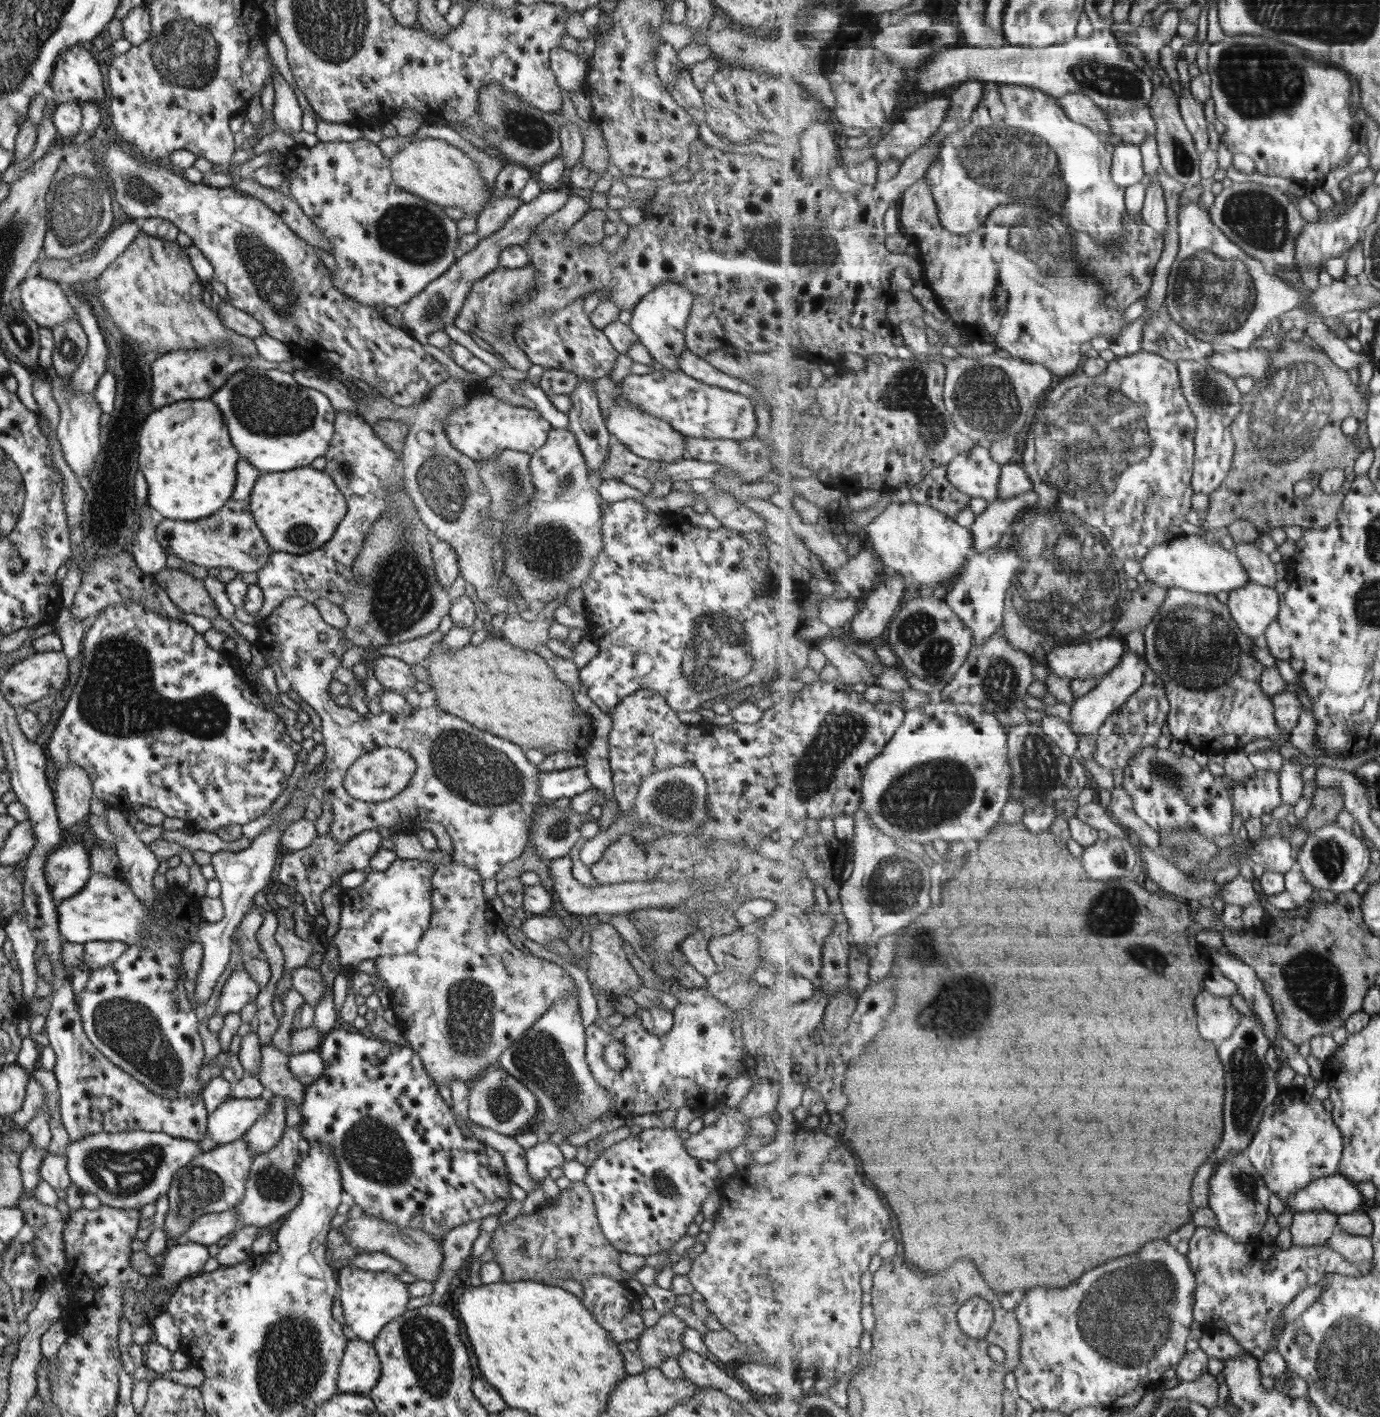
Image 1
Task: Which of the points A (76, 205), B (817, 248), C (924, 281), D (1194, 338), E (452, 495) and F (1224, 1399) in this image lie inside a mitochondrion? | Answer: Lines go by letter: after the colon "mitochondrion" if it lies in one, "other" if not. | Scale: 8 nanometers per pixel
A: mitochondrion
B: mitochondrion
C: other
D: mitochondrion
E: mitochondrion
F: other

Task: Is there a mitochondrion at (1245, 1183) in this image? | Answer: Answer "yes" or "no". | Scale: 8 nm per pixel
yes

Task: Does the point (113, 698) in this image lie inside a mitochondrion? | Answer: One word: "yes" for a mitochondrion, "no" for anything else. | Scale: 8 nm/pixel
yes

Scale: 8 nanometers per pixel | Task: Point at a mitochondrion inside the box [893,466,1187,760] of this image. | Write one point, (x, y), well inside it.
(1073, 590)

